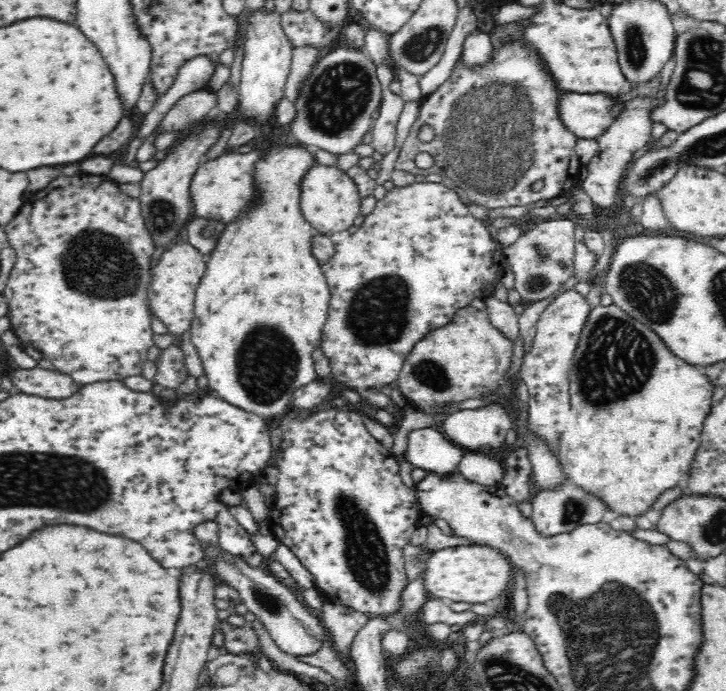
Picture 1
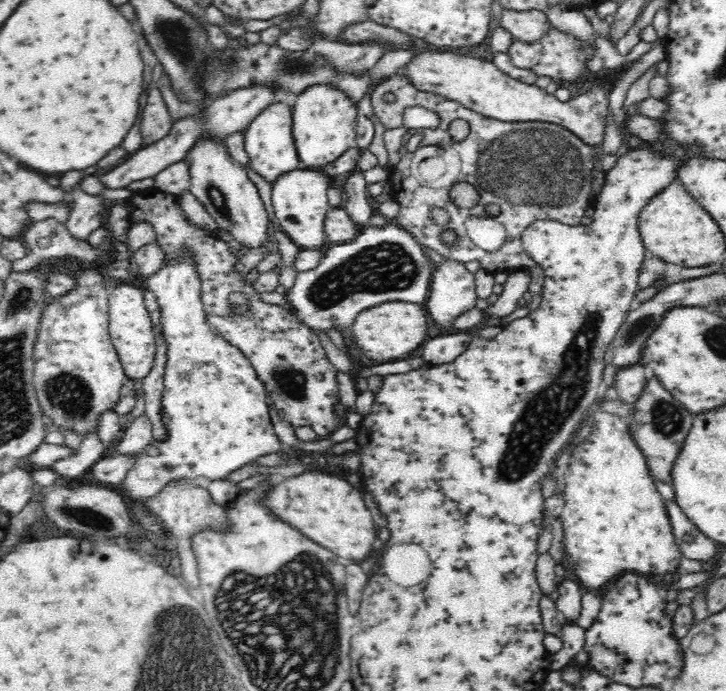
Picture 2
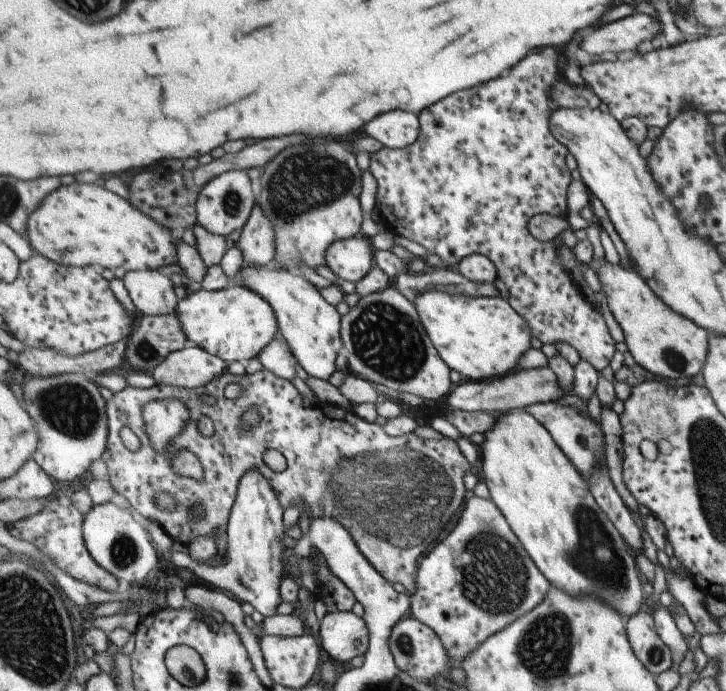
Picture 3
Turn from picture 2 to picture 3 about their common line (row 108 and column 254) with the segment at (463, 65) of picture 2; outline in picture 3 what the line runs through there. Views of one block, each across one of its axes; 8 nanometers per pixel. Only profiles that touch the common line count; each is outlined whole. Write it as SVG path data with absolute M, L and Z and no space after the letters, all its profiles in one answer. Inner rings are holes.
M257 469L249 471L240 482L238 496L228 524L228 550L225 564L200 563L189 554L172 551L168 560L179 569L190 569L199 578L217 588L231 591L238 600L251 603L265 618L279 614L284 601L282 580L285 546L283 505L270 482Z

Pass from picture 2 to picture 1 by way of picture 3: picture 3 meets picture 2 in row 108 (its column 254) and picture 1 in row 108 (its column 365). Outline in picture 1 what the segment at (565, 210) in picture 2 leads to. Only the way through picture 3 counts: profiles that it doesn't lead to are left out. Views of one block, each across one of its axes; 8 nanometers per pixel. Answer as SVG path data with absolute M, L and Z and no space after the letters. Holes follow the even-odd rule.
M523 46L498 48L493 61L471 71L456 63L450 78L421 102L419 116L400 149L395 169L425 177L434 173L448 176L459 185L459 193L468 198L466 203L476 202L484 208L525 206L544 198L560 199L560 194L576 188L585 165L574 150L577 136L558 118L556 102L559 92L541 68L540 60ZM424 124L434 128L432 142L418 139Z

